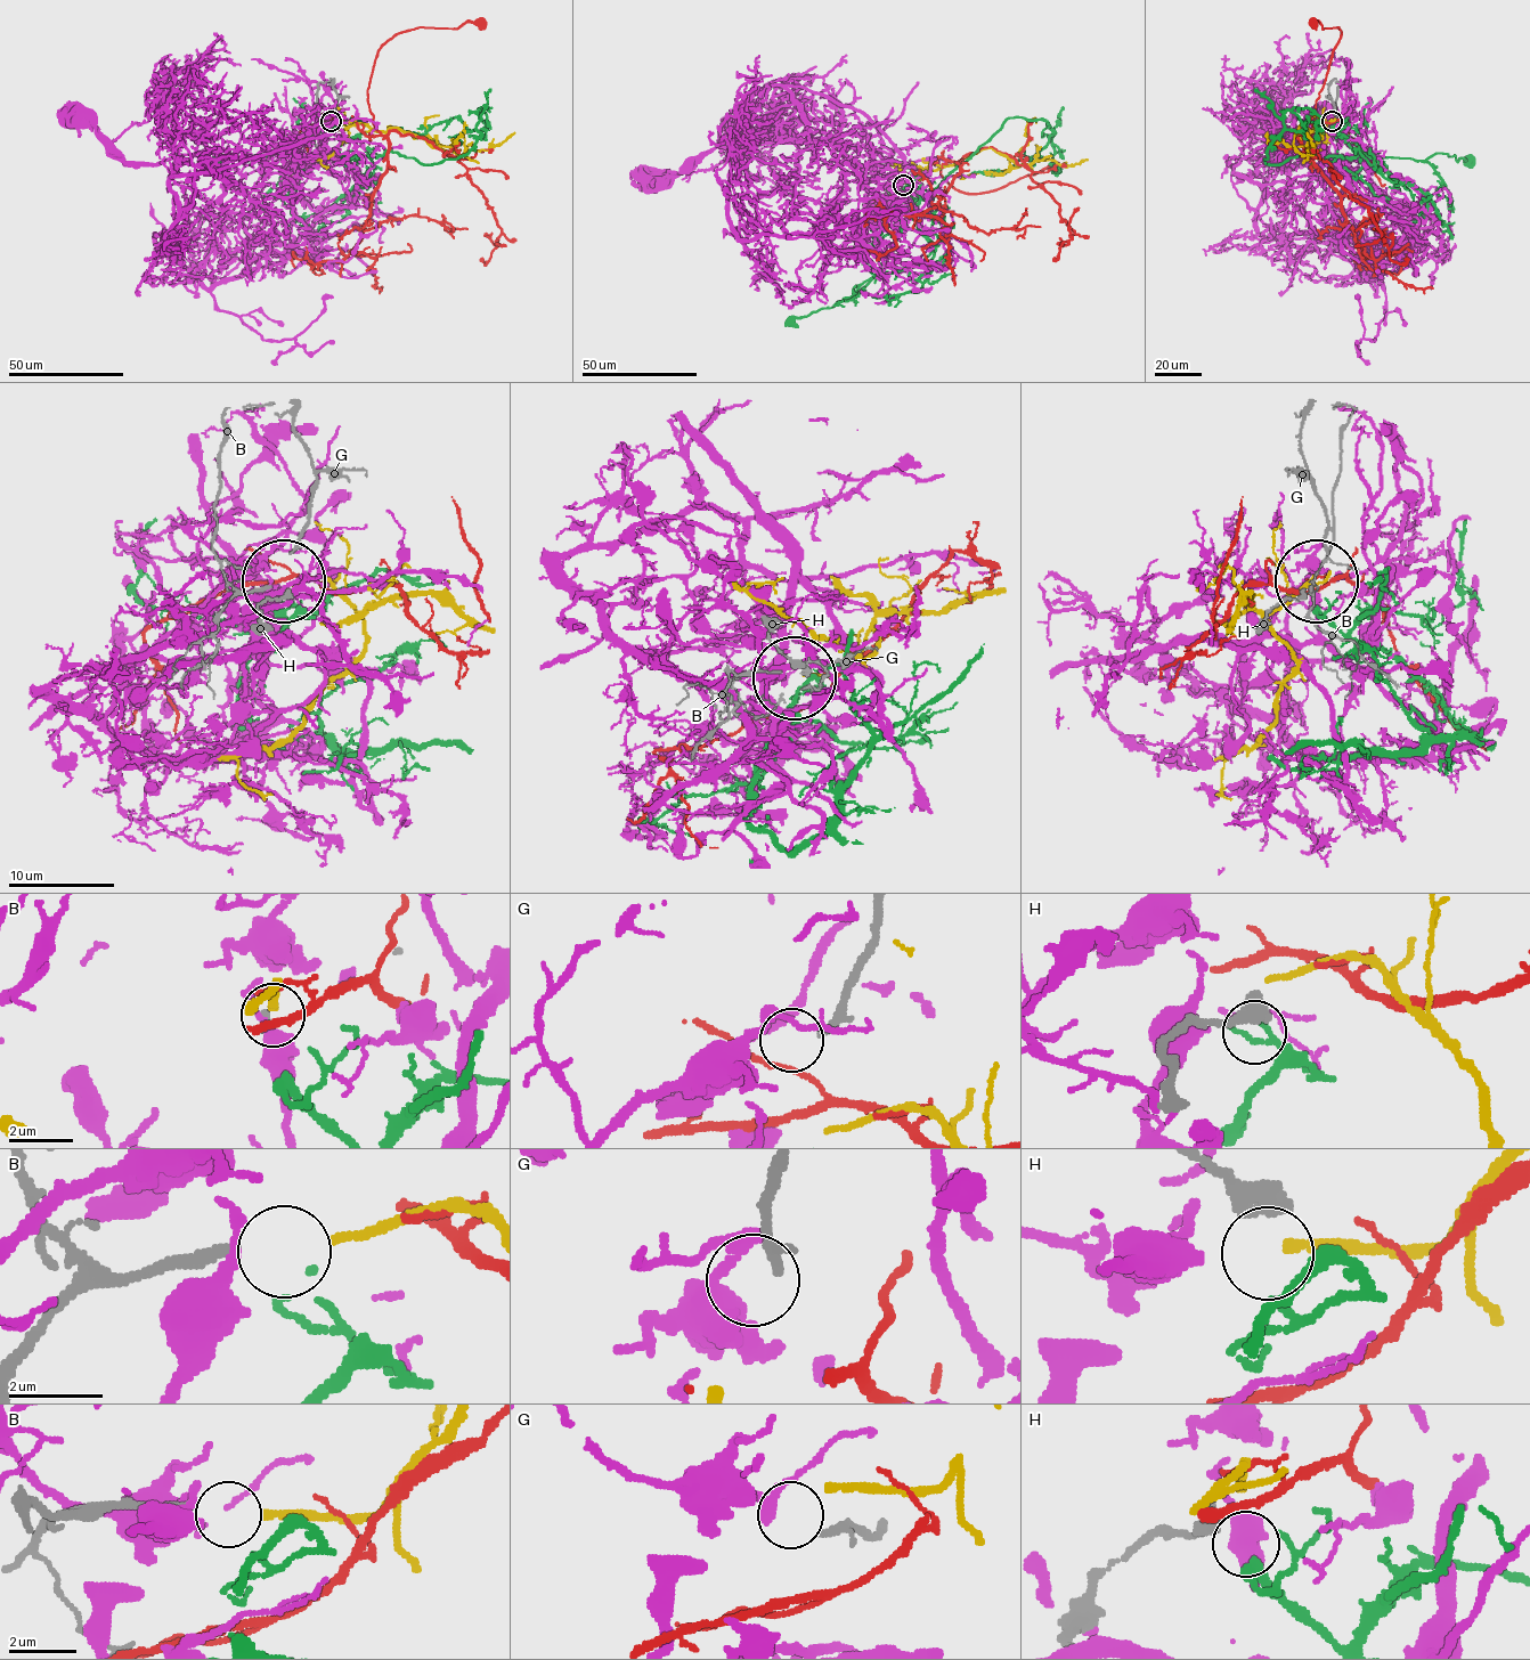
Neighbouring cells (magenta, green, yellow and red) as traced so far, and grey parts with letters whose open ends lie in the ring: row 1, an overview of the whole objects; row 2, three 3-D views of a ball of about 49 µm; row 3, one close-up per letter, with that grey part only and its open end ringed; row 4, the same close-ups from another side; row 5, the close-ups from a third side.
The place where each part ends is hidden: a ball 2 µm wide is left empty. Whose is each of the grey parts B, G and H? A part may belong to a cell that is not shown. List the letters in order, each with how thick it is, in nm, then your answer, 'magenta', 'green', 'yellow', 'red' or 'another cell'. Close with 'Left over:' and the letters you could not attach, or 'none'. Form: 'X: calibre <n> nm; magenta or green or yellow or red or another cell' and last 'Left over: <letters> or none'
B: calibre 240 nm; yellow
G: calibre 160 nm; magenta
H: calibre 550 nm; another cell
Left over: H

